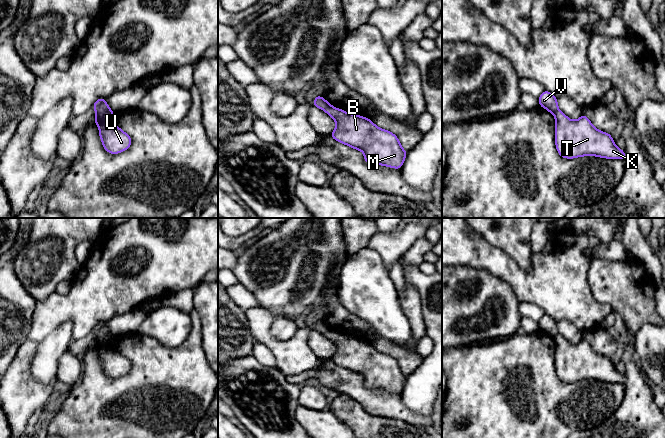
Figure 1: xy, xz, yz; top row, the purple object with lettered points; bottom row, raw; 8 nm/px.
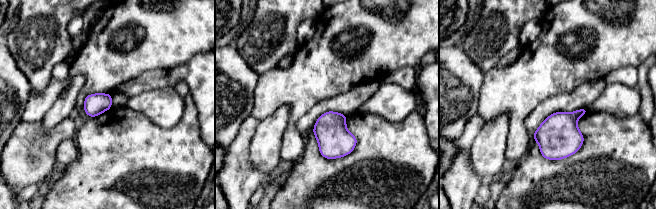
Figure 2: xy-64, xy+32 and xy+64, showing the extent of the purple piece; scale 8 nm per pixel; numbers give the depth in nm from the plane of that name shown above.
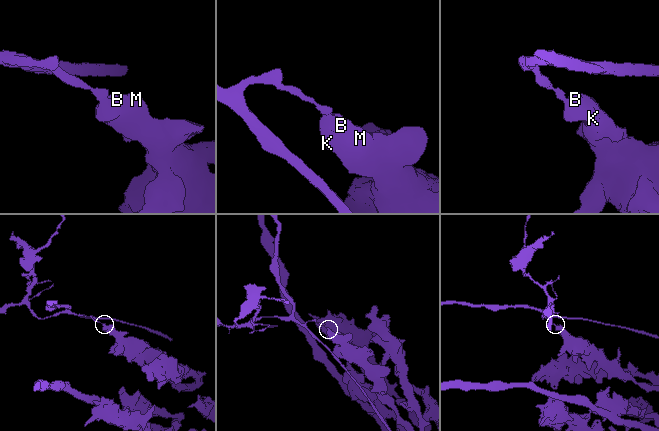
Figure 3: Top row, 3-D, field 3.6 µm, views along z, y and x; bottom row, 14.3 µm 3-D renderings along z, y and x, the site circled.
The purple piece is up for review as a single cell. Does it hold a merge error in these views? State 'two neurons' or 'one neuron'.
two neurons

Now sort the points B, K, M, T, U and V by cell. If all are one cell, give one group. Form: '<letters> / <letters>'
B K M T U / V

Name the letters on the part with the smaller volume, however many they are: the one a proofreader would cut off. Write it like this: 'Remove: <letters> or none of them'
Remove: V

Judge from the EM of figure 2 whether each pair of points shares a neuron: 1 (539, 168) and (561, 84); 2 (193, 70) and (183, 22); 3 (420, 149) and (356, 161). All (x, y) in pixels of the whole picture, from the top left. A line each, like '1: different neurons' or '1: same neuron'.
1: different neurons
2: different neurons
3: same neuron

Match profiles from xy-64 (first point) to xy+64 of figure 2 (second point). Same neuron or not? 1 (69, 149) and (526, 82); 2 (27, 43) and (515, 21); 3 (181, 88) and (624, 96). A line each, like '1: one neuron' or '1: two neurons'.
1: one neuron
2: one neuron
3: two neurons

